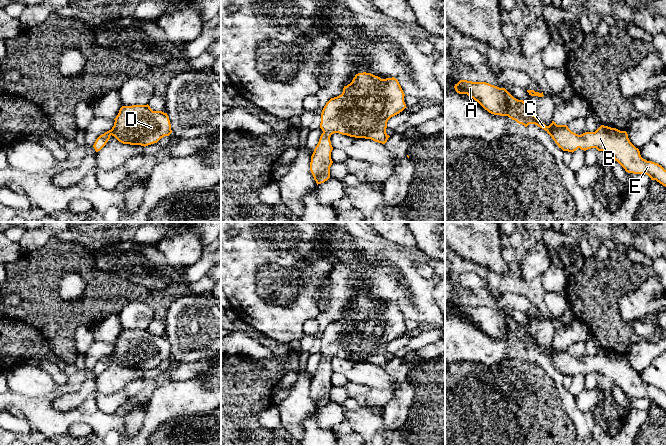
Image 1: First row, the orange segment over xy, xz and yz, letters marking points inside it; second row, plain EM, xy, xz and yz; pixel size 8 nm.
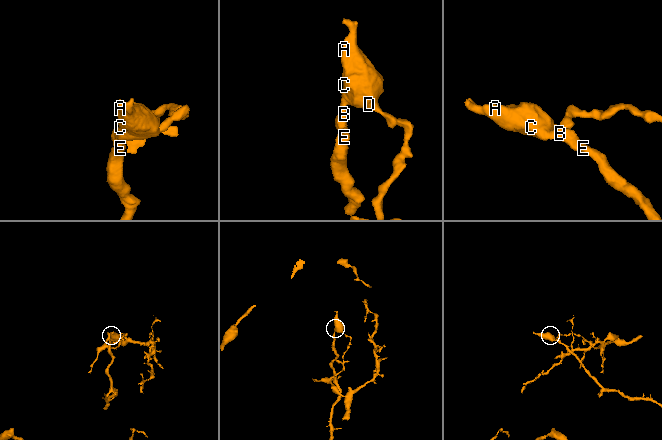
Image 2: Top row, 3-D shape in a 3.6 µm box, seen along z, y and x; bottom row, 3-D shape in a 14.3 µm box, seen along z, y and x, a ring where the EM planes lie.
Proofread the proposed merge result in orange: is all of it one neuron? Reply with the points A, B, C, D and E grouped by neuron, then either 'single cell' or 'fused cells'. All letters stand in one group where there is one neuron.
groups A B C D E; single cell

